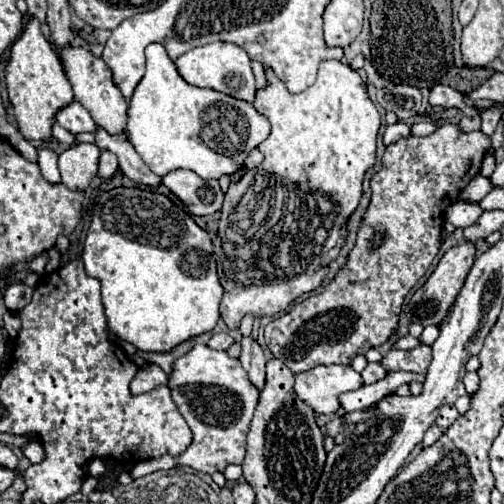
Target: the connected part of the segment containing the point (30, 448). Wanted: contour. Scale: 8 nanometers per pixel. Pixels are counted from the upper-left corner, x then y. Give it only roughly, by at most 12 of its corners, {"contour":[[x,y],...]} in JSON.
{"contour":[[35,440],[27,442],[21,452],[29,462],[41,462],[45,452]]}

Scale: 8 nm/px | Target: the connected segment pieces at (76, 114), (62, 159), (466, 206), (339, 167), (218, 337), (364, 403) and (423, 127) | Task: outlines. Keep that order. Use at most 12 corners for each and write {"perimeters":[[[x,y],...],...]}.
{"perimeters":[[[79,102],[55,116],[71,134],[95,132],[97,124]],[[75,144],[59,156],[61,182],[87,190],[99,148]],[[453,202],[445,220],[467,228],[483,214],[479,204]],[[359,72],[253,106],[265,160],[229,184],[221,318],[321,286],[377,160]],[[213,334],[209,348],[227,350],[235,340],[229,334]],[[389,372],[383,380],[339,396],[347,412],[365,410],[423,374]],[[431,120],[411,126],[413,136],[433,134],[439,126]]]}

